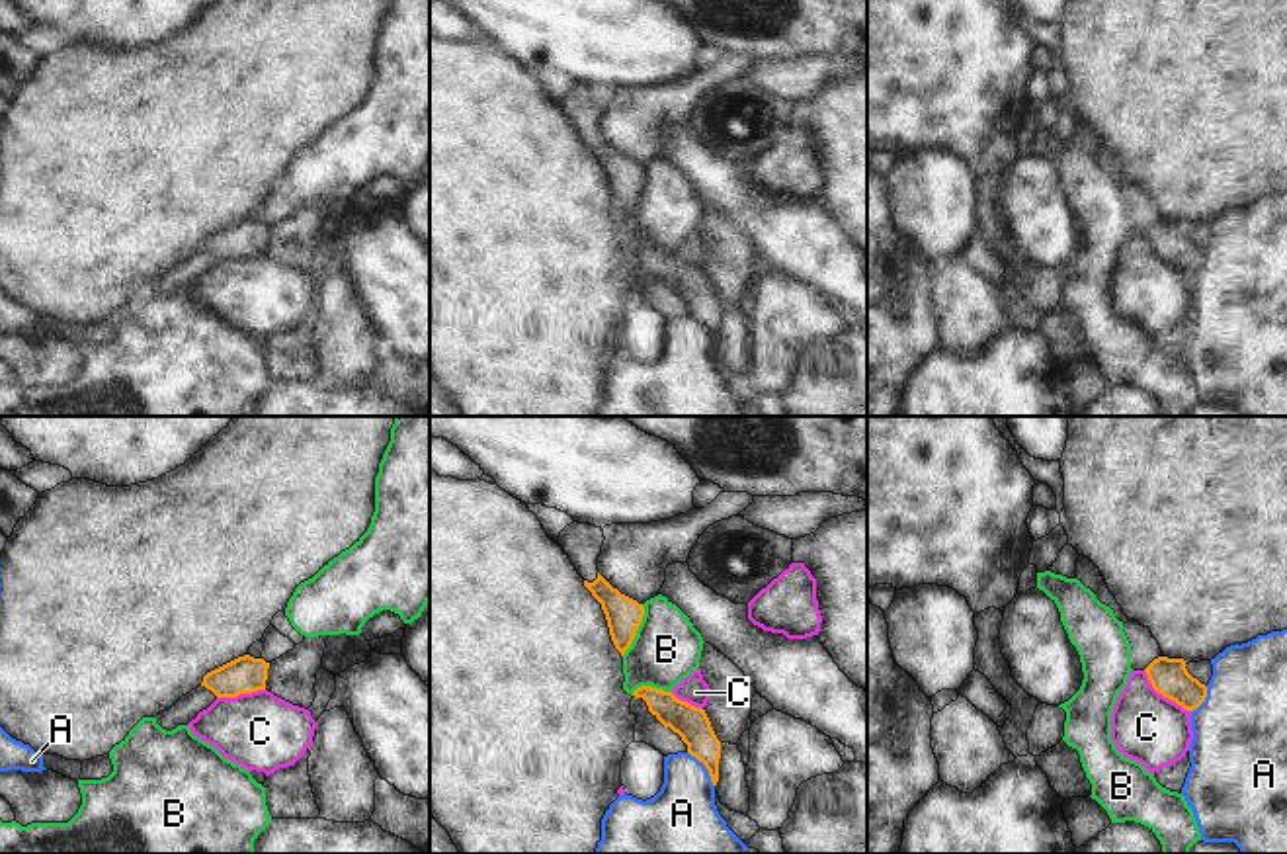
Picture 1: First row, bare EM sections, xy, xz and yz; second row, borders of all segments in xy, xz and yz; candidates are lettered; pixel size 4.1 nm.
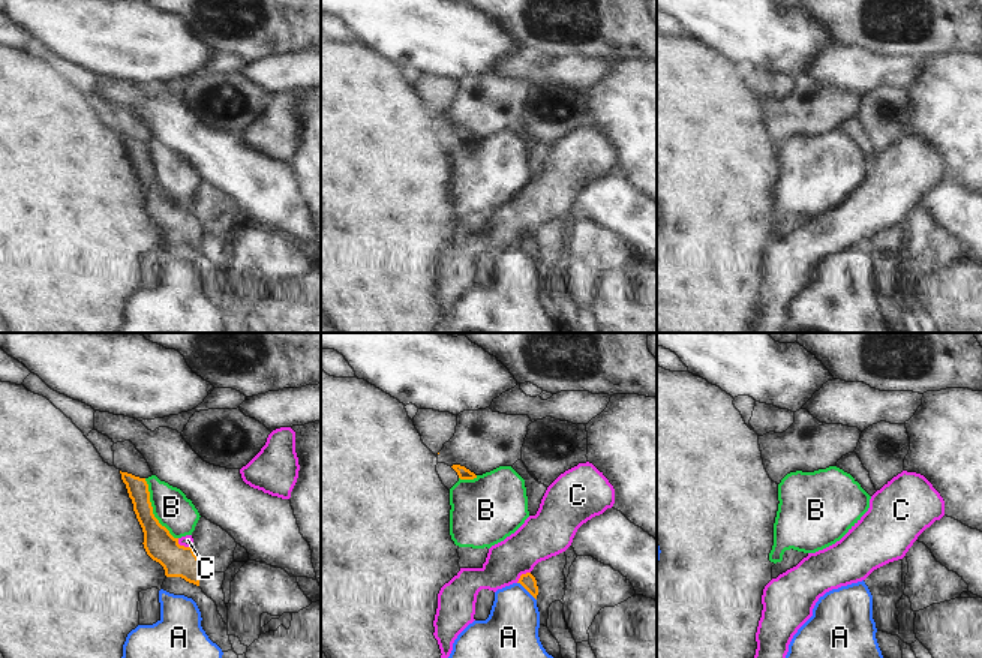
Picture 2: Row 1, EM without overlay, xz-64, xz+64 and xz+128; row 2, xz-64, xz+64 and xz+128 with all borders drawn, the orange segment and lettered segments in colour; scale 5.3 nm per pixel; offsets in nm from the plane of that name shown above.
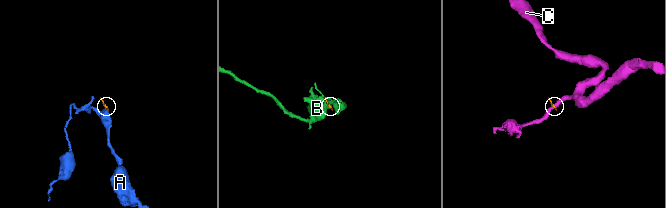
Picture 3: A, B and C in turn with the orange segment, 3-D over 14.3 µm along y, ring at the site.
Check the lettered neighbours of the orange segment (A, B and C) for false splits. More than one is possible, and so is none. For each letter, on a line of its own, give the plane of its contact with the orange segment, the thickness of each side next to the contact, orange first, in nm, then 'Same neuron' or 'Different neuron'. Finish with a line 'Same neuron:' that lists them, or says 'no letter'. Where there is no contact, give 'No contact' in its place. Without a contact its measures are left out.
A: Touches orange in xz. Thickness 140 nm (orange) against 300 nm. Different neuron
B: Touches orange in xz. Thickness 150 nm (orange) against 280 nm. Different neuron
C: Touches orange in yz. Thickness 160 nm (orange) against 280 nm. Different neuron
Same neuron: no letter

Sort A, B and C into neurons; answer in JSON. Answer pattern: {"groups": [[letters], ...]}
{"groups": [["A"], ["B"], ["C"]]}

